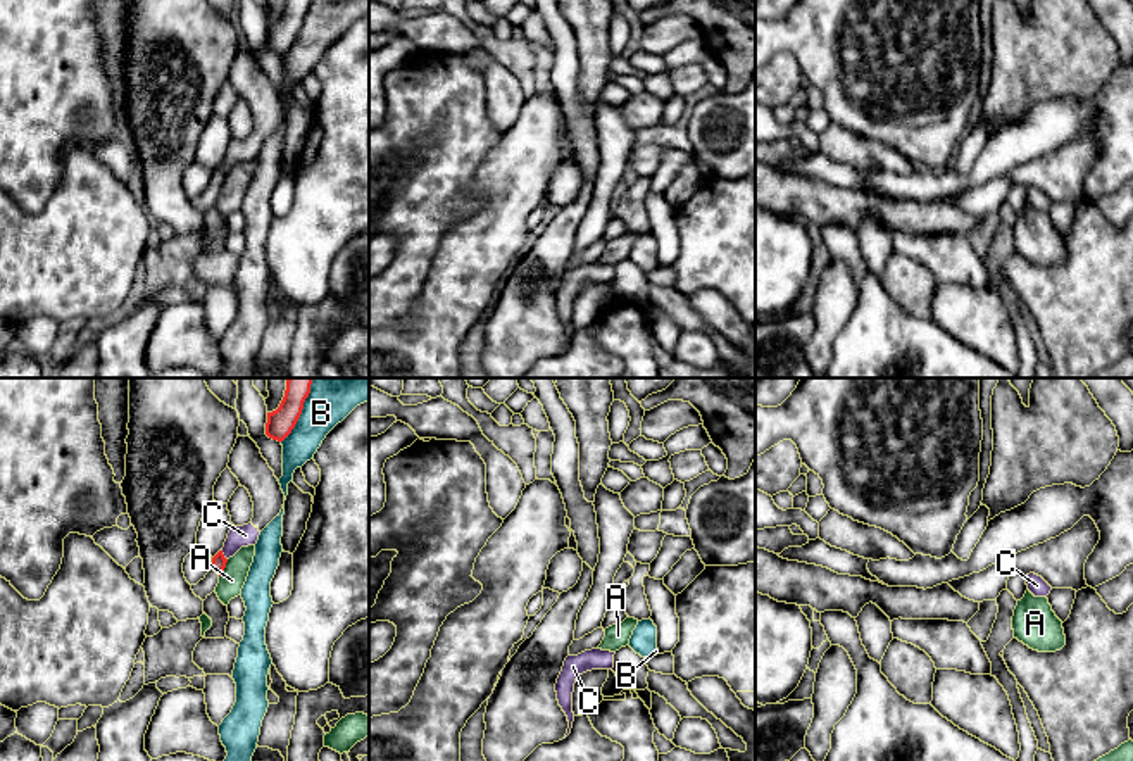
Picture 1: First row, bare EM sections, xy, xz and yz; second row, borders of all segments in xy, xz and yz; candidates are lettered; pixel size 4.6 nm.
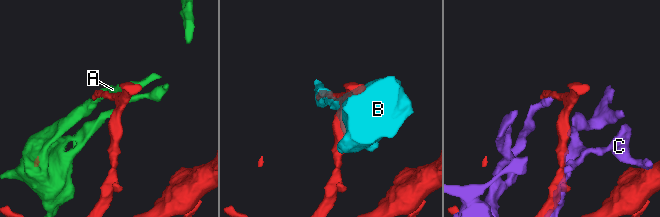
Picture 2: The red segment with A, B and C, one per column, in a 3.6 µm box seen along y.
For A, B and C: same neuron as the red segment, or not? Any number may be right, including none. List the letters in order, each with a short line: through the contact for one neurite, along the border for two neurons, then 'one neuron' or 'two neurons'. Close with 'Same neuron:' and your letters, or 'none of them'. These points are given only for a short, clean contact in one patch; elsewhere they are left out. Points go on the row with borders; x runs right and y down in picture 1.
A: two neurons
B: two neurons
C: two neurons
Same neuron: none of them

